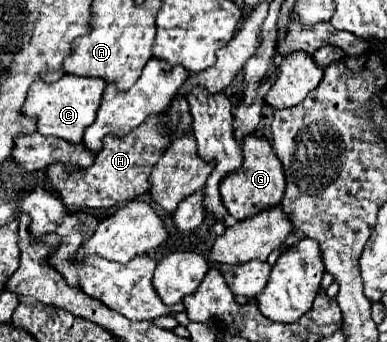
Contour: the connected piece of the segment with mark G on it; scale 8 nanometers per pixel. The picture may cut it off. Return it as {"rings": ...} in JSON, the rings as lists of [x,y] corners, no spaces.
{"rings":[[[248,134],[242,140],[242,154],[244,154],[244,164],[242,168],[230,172],[228,176],[222,178],[220,182],[220,196],[222,202],[228,210],[230,216],[234,216],[236,220],[244,220],[254,216],[260,210],[266,210],[270,206],[280,204],[282,196],[284,196],[284,172],[282,172],[282,164],[278,160],[278,156],[274,154],[270,142],[266,136],[256,136],[256,134]]]}

